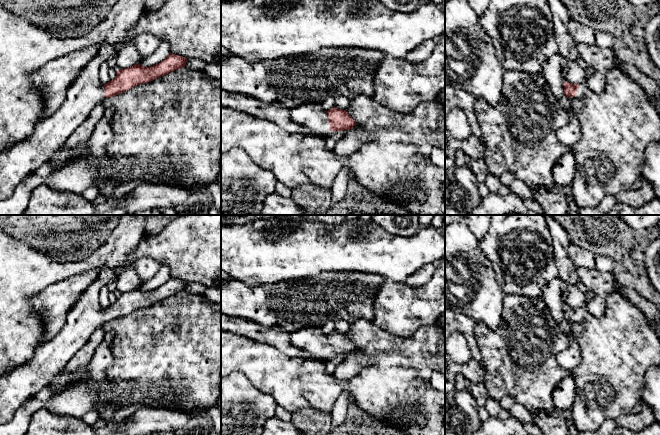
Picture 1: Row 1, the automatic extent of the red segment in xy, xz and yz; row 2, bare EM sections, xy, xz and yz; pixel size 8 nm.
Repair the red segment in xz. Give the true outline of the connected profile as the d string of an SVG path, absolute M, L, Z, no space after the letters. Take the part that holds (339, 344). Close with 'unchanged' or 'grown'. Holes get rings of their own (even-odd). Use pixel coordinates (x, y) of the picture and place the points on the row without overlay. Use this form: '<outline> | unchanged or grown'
M303 328L290 333L292 344L305 350L312 357L327 359L331 355L351 354L355 344L345 334L336 331L326 335L321 328Z | grown

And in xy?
M100 266L99 277L70 310L63 328L52 339L40 344L25 365L0 377L0 425L8 423L24 403L34 399L60 373L97 328L184 292L188 284L170 277L165 284L151 291L137 287L118 294L116 302L104 309L99 303L99 293L113 280L113 269Z | grown

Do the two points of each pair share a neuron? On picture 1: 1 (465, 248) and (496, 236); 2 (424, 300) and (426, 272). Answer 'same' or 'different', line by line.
1: different
2: different

